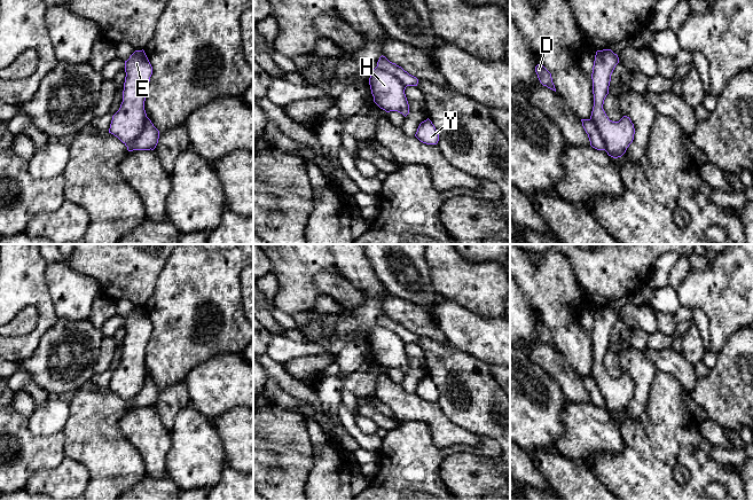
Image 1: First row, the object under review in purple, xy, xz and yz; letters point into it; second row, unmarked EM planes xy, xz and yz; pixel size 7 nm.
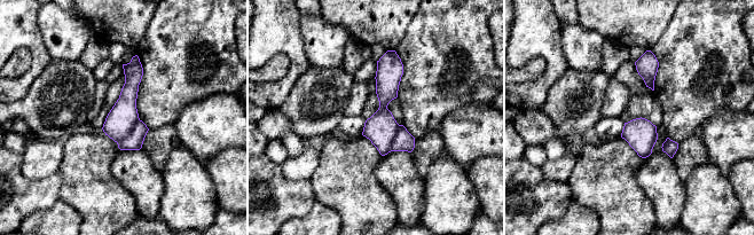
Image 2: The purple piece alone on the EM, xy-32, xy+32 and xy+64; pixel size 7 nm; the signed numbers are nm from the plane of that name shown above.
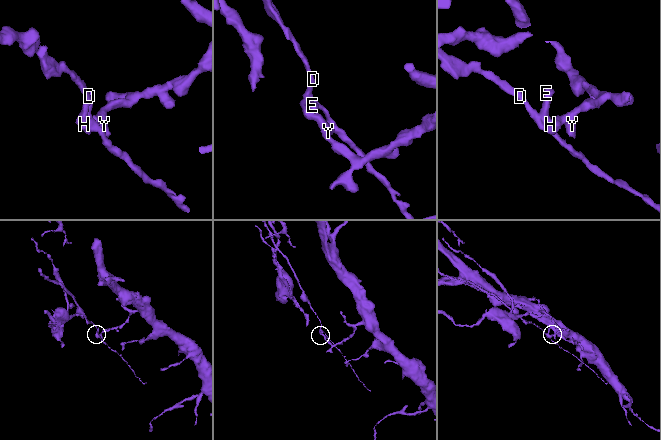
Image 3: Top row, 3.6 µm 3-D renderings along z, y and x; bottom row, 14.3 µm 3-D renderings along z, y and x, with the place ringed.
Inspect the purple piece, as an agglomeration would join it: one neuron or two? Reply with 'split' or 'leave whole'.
split

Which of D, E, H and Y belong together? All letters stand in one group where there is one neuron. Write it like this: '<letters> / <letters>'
D / E H Y

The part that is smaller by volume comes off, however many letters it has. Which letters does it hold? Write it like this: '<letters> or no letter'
D

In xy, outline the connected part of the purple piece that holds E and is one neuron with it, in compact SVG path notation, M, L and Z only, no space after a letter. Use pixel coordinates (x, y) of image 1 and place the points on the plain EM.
M135 307L125 318L125 339L123 359L112 373L109 390L117 393L128 408L135 407L133 399L140 392L148 375L144 367L147 343L152 331L152 323L144 307Z

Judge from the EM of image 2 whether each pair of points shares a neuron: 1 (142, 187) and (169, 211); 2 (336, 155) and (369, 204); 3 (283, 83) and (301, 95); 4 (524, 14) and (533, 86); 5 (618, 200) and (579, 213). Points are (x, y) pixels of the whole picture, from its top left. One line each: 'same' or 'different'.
1: different
2: same
3: different
4: same
5: different

